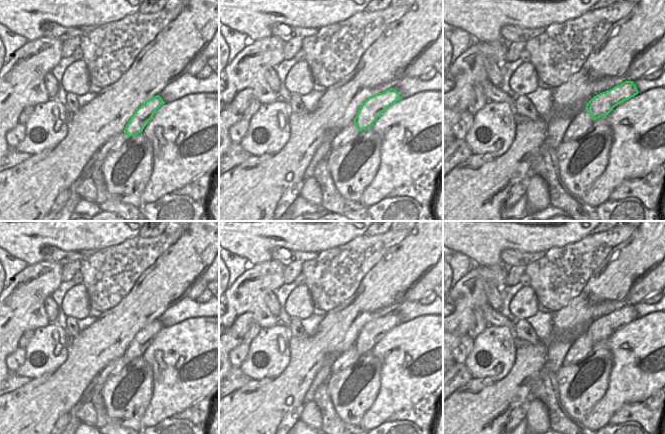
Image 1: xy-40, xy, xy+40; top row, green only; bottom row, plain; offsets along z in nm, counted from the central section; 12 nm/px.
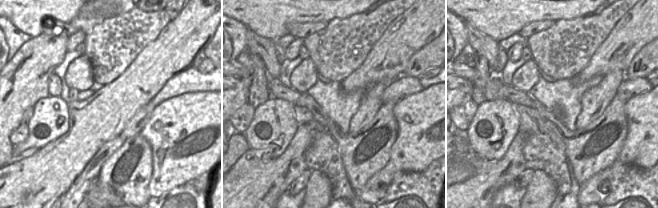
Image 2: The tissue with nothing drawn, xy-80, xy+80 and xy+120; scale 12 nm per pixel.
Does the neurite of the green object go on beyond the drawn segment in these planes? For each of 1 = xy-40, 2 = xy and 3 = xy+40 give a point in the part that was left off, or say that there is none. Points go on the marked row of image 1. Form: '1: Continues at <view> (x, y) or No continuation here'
1: No continuation here
2: No continuation here
3: No continuation here

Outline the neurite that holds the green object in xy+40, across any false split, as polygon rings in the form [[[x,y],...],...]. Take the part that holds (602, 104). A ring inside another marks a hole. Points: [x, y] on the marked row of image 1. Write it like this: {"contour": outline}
{"contour": [[[625,81],[610,90],[594,96],[586,105],[585,109],[593,121],[607,116],[618,104],[634,97],[639,92],[633,81]]]}

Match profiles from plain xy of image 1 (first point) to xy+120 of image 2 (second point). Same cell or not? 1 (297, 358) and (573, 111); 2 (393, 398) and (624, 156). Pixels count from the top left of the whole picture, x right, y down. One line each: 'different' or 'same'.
1: different
2: same

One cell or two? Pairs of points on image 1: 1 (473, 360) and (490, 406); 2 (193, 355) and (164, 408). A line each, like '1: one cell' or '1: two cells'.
1: two cells
2: one cell

